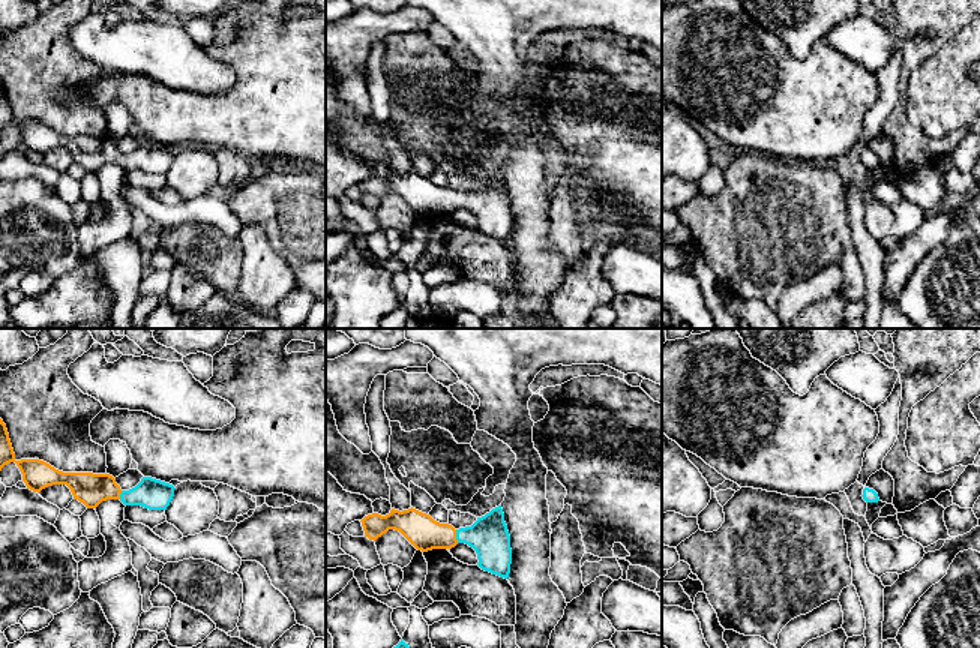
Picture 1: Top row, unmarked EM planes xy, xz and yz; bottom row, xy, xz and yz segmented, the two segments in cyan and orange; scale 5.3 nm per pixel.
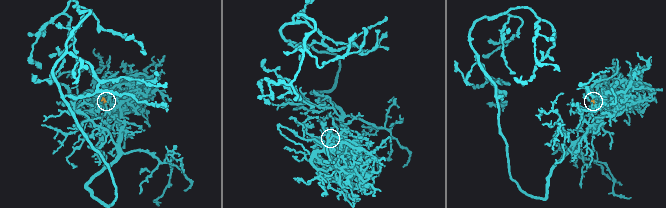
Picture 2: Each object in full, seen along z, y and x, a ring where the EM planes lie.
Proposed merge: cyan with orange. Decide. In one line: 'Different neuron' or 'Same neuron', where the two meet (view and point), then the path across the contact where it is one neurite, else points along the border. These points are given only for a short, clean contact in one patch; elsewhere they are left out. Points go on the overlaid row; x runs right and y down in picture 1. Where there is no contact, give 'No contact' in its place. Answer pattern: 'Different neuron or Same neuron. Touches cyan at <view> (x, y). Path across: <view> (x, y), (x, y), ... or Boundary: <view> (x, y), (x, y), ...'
Same neuron. Touches cyan at xz (456, 536). Path across: xz (488, 536), (456, 536), (434, 536), (420, 530)

